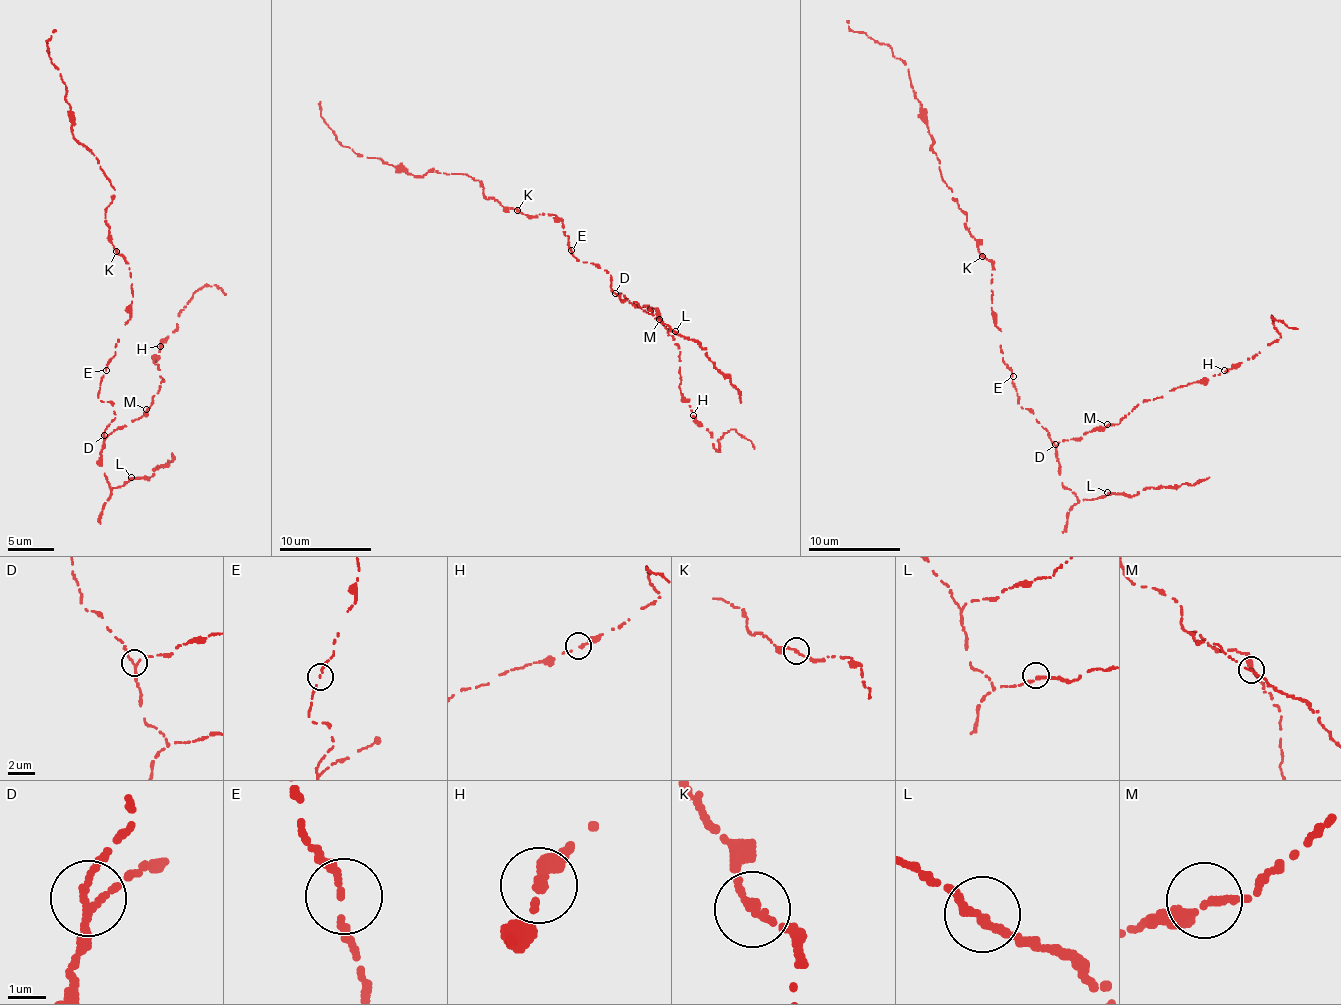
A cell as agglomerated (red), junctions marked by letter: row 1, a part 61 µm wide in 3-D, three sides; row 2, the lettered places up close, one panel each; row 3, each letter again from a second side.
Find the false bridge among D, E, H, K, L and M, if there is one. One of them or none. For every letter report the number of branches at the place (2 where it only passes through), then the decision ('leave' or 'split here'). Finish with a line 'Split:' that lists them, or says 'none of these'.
D: 2 | leave
E: 2 | leave
H: 2 | leave
K: 2 | leave
L: 2 | leave
M: 2 | leave
Split: none of these

